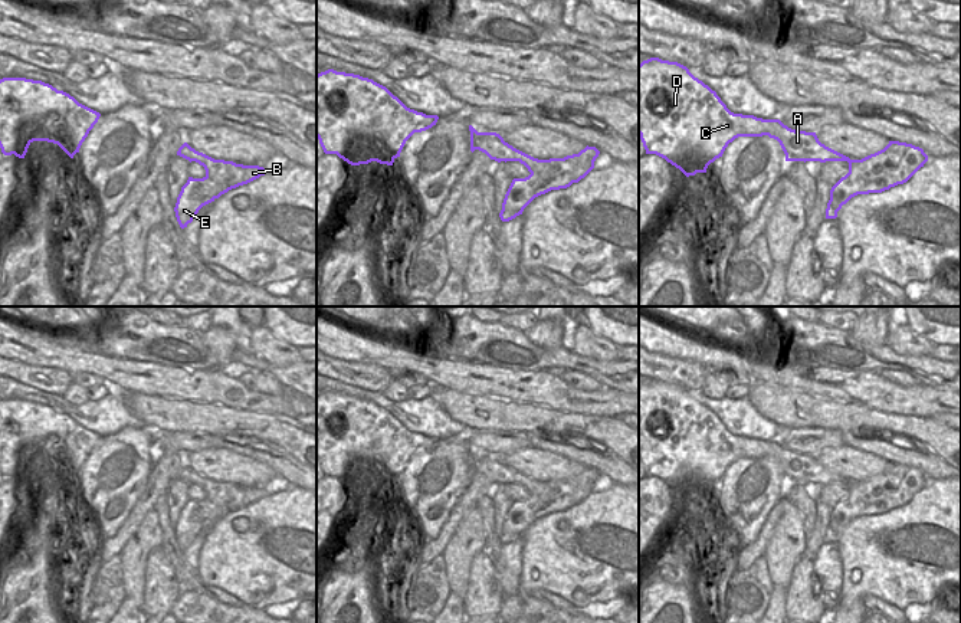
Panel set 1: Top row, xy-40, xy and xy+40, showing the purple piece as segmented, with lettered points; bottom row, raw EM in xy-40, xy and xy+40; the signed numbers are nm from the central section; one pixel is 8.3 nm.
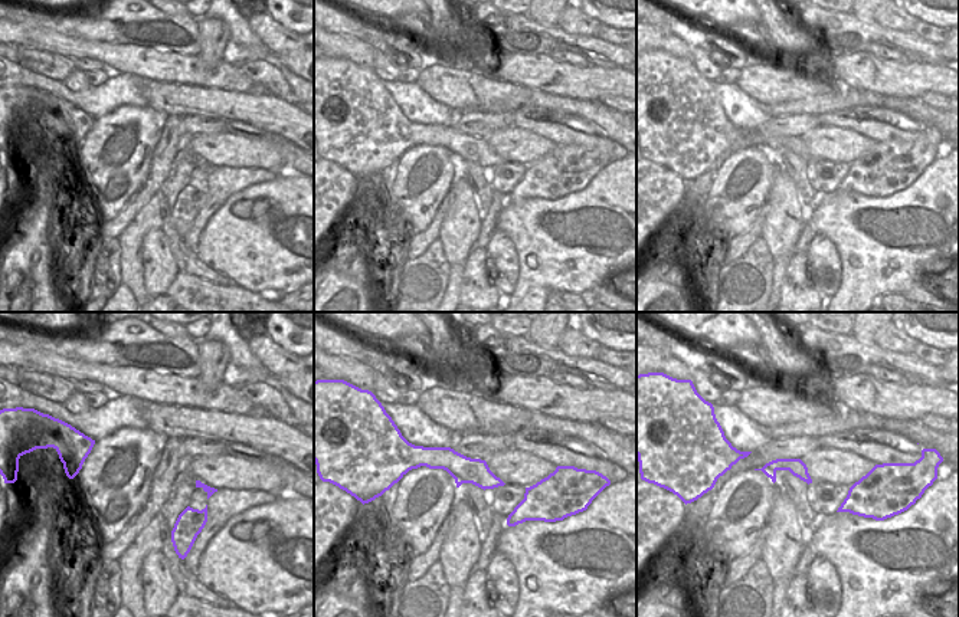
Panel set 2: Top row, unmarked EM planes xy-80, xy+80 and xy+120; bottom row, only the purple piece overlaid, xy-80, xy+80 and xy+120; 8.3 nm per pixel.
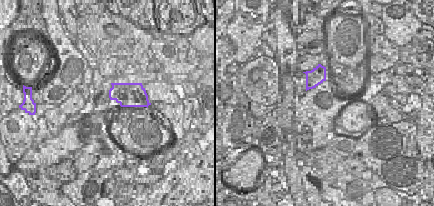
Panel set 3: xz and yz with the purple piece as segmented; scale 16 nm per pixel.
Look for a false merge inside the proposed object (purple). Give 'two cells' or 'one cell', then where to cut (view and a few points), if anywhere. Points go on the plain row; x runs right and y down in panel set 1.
two cells | xy-40 (206, 498), (235, 510)

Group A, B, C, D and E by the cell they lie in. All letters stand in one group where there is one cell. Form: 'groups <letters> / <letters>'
groups A B C D / E

